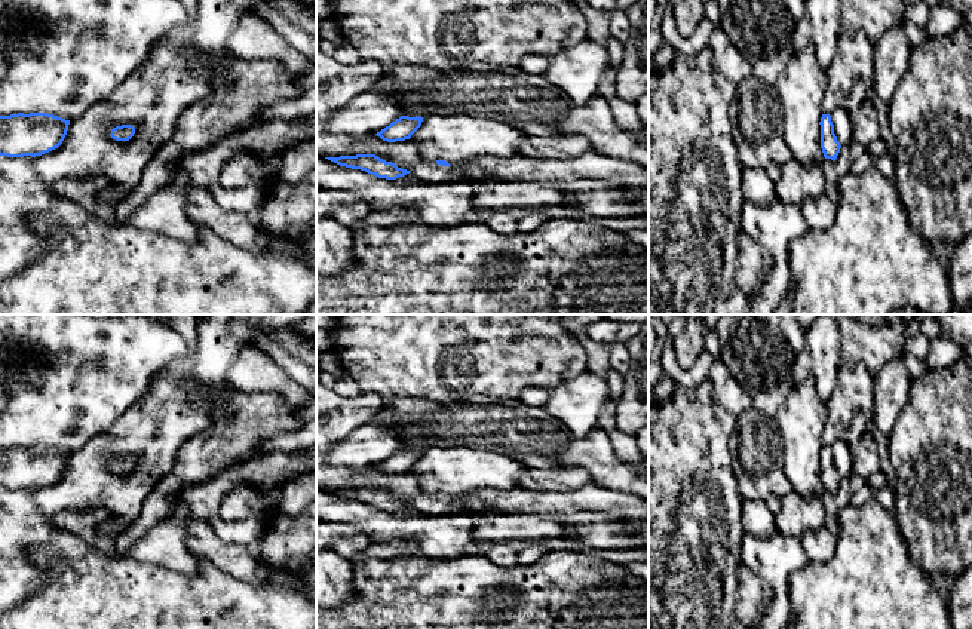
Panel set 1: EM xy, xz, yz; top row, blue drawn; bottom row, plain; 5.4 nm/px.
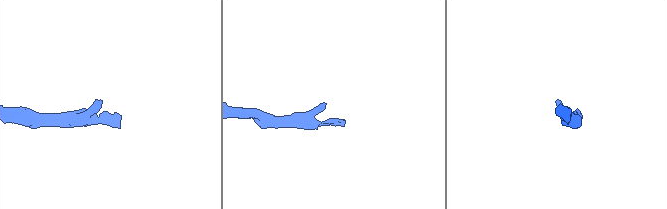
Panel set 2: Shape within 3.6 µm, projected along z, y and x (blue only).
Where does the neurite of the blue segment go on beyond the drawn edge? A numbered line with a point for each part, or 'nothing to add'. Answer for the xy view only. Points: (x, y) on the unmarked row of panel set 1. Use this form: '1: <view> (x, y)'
nothing to add

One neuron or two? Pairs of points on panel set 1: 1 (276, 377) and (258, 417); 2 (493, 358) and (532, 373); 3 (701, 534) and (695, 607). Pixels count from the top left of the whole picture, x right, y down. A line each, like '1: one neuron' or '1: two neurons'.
1: two neurons
2: one neuron
3: one neuron

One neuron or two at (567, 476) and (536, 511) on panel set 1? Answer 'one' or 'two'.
two

